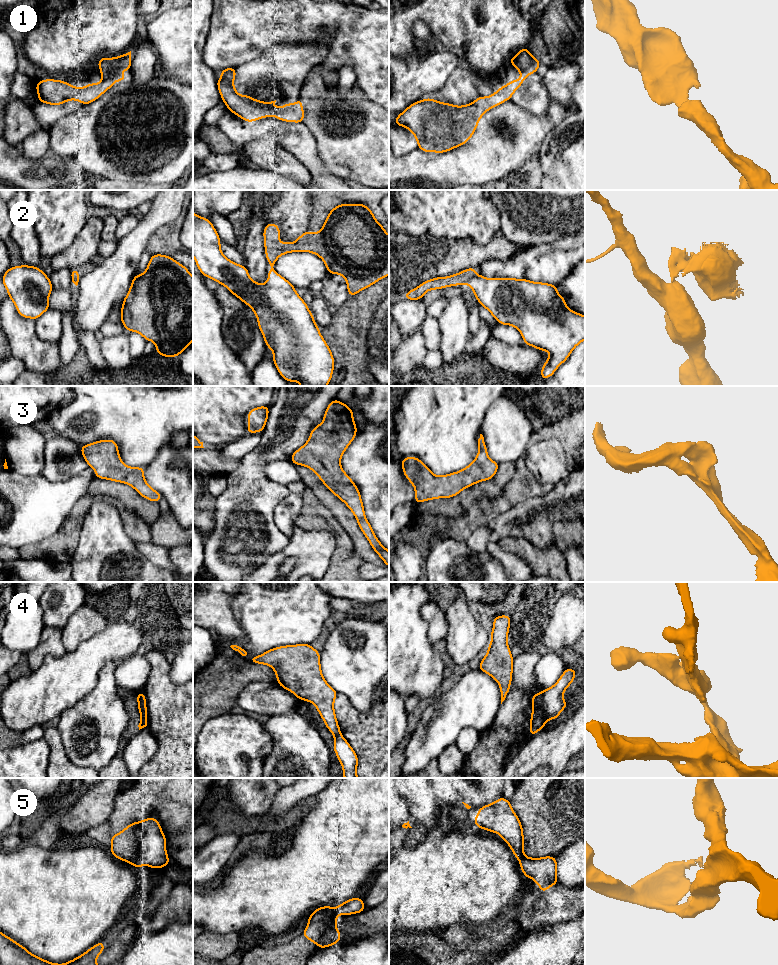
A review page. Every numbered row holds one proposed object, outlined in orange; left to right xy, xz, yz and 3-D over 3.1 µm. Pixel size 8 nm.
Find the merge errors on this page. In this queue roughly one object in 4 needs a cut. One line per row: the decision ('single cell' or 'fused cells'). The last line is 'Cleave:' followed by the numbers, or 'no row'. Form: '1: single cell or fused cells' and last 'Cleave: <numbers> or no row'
1: single cell
2: single cell
3: single cell
4: fused cells
5: fused cells
Cleave: 4, 5

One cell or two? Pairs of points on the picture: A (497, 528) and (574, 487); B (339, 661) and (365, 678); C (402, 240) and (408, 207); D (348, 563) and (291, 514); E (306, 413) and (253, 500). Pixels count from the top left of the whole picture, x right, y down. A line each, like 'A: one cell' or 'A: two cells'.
A: one cell
B: one cell
C: two cells
D: two cells
E: one cell

